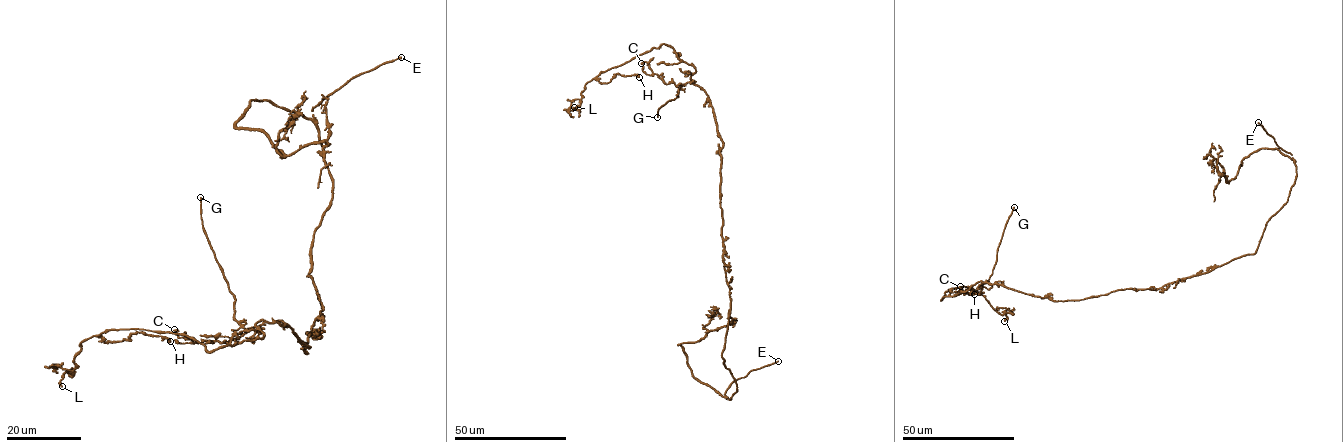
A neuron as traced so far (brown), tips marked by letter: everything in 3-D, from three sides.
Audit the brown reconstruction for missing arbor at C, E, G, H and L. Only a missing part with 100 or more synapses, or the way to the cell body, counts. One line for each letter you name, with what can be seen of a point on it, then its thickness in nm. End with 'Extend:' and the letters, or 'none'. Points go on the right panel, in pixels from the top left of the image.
E: (1258, 122) | 280 nm
G: (1014, 207) | 190 nm
Extend: E, G

